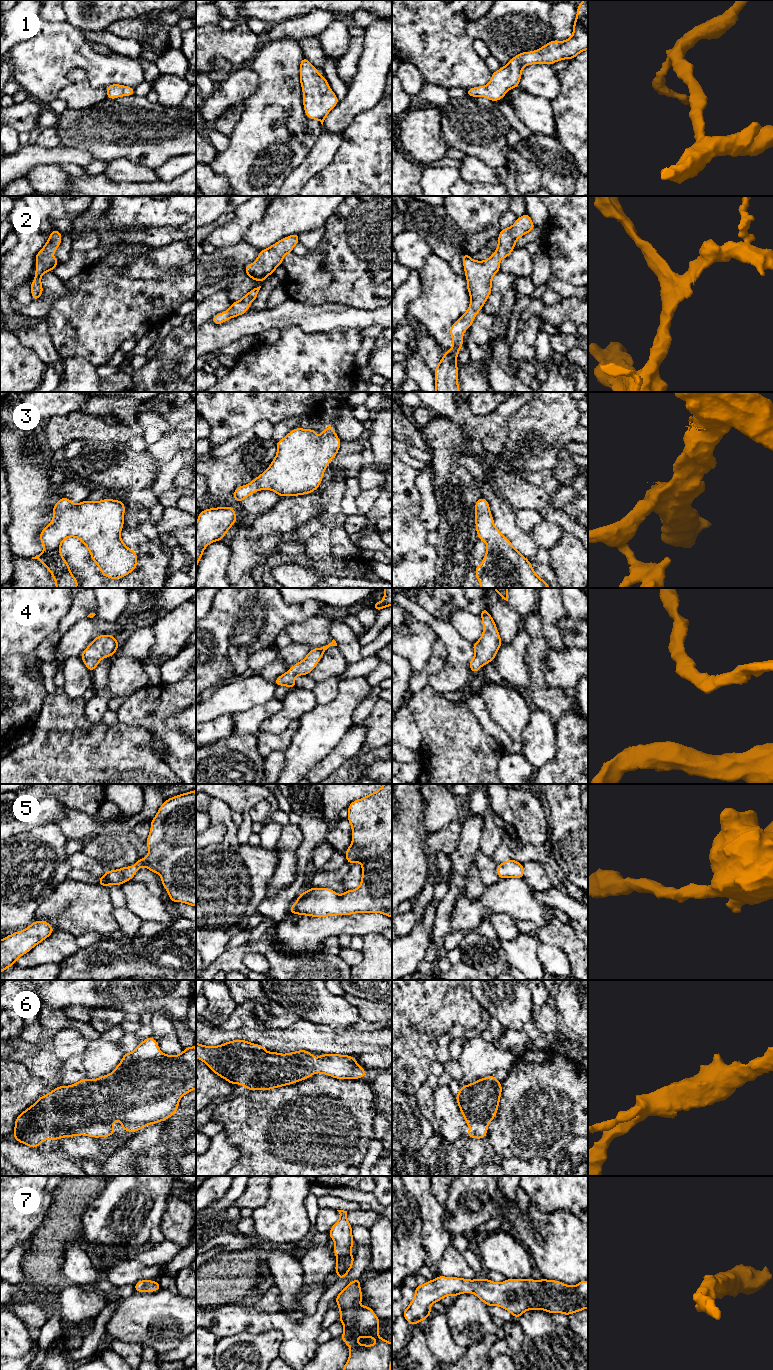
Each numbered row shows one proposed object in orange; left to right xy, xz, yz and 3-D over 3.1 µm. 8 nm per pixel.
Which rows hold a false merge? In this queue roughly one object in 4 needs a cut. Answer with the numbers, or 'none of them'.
none of them

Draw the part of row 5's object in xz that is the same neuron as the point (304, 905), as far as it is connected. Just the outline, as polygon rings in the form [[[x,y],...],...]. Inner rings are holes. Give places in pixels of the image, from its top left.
[[[384,784],[379,790],[353,801],[348,806],[347,819],[352,827],[352,843],[345,856],[350,865],[361,863],[360,886],[342,895],[329,888],[312,887],[298,896],[290,913],[313,917],[382,913],[392,918],[392,784]]]

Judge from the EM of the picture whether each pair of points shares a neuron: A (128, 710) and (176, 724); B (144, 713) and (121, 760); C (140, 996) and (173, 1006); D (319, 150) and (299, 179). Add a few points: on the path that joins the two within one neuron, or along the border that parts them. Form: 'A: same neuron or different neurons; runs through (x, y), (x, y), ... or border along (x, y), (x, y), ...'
A: different neurons; border along (185, 708), (165, 721), (168, 727), (184, 735)
B: different neurons; border along (118, 720), (130, 725), (142, 726), (151, 735)
C: same neuron; runs through (148, 996), (163, 996), (165, 998)
D: same neuron; runs through (319, 157), (304, 172)

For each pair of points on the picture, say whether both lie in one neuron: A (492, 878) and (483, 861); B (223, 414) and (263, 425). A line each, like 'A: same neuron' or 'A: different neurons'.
A: same neuron
B: different neurons

